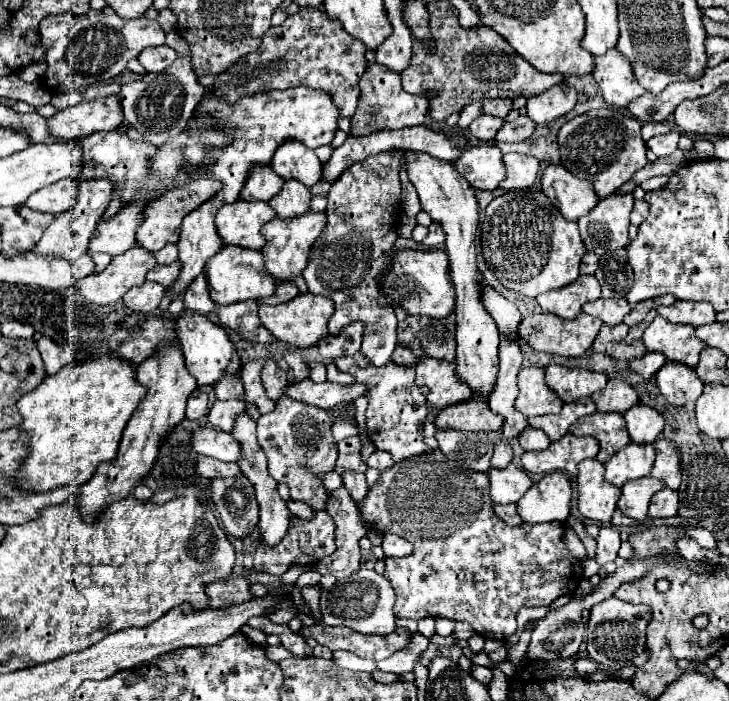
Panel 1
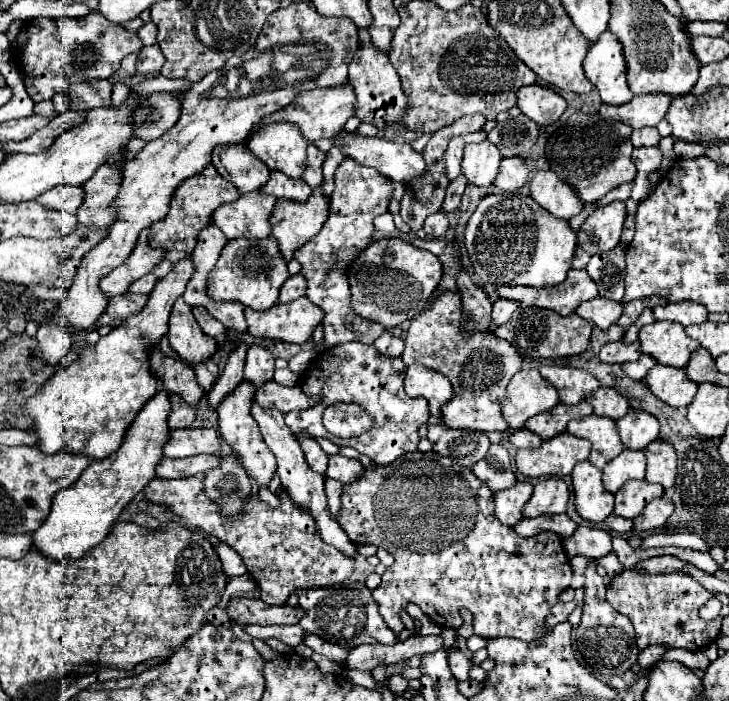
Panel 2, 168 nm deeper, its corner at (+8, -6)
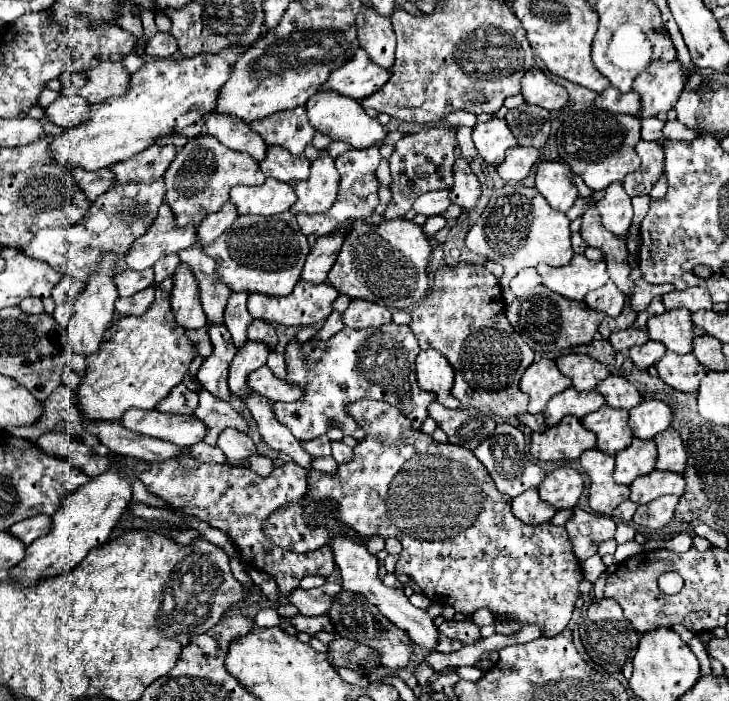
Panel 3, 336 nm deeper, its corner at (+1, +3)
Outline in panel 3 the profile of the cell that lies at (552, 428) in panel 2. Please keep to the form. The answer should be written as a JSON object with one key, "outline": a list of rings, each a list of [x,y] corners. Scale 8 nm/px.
{"outline":[[[570,387],[570,389],[554,395],[548,401],[548,405],[544,409],[546,425],[552,427],[566,415],[584,417],[584,415],[588,415],[592,411],[598,411],[604,403],[606,401],[598,391],[576,391],[574,387]]]}

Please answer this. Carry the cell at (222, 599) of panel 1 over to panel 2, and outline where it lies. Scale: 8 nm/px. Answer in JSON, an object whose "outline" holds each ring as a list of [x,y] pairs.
{"outline":[[[231,598],[227,604],[229,620],[241,626],[269,626],[269,624],[297,624],[303,618],[303,608],[269,606],[257,598]]]}

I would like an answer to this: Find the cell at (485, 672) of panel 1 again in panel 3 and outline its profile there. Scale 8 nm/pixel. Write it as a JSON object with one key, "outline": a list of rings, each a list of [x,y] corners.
{"outline":[[[438,635],[438,653],[450,653],[450,651],[458,651],[462,647],[460,641],[454,641],[454,639],[448,639],[448,637],[442,637]]]}

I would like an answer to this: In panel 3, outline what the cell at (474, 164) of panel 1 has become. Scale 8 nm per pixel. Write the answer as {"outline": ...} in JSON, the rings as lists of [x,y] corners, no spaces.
{"outline":[[[490,117],[486,121],[478,121],[474,125],[472,133],[474,145],[482,159],[492,165],[500,165],[504,159],[506,149],[516,145],[516,137],[512,135],[510,127],[506,125],[506,119],[500,117]]]}

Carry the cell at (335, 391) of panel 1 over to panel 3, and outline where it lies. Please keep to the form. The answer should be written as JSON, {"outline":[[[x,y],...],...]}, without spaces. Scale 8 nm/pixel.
{"outline":[[[268,367],[256,369],[254,373],[250,373],[250,379],[246,381],[250,389],[268,397],[270,401],[298,401],[304,395],[300,387],[276,379]]]}

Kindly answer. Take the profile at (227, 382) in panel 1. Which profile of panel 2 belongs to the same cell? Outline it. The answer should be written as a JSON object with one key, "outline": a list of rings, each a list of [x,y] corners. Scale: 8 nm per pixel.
{"outline":[[[207,360],[207,362],[203,362],[203,364],[193,366],[193,370],[195,370],[197,380],[199,380],[199,384],[203,386],[203,390],[209,392],[209,390],[213,388],[217,376],[219,376],[219,366],[217,366],[213,360]]]}

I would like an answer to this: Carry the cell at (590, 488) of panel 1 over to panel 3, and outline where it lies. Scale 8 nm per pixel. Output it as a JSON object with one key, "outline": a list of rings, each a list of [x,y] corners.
{"outline":[[[600,449],[584,451],[580,465],[590,477],[590,509],[598,515],[610,515],[622,501],[630,497],[630,487],[614,481],[614,457]]]}

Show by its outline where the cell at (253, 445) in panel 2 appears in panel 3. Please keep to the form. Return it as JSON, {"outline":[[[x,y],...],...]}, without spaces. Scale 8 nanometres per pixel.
{"outline":[[[248,341],[242,349],[238,349],[238,353],[234,355],[232,359],[232,365],[230,365],[230,377],[228,377],[228,385],[230,385],[230,391],[236,395],[236,397],[246,397],[248,393],[248,385],[246,385],[246,377],[266,365],[266,359],[270,355],[270,349],[264,341]]]}

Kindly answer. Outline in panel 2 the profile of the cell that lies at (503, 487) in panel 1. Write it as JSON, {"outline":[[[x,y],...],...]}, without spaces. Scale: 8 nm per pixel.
{"outline":[[[517,482],[515,488],[493,494],[495,516],[499,518],[499,522],[505,526],[513,526],[515,522],[519,522],[523,518],[521,508],[529,500],[531,492],[533,492],[533,486],[529,482]]]}

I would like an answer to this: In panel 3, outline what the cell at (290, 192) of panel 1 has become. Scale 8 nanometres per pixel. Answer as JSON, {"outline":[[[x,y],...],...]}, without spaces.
{"outline":[[[268,147],[260,169],[266,177],[274,177],[278,181],[304,181],[310,175],[310,161],[306,159],[306,155],[294,157],[292,153],[286,153],[286,149]]]}

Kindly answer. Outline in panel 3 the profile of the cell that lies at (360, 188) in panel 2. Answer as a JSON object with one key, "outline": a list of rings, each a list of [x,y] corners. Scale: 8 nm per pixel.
{"outline":[[[378,147],[354,149],[354,151],[348,151],[340,157],[336,157],[336,167],[340,171],[338,197],[326,213],[318,213],[314,217],[300,213],[296,219],[298,219],[298,225],[302,227],[302,233],[304,235],[314,233],[316,237],[322,237],[322,235],[338,231],[346,221],[364,221],[366,217],[370,217],[370,213],[378,205],[378,183],[376,183],[376,177],[374,177],[374,171],[376,171],[378,163],[380,163]]]}

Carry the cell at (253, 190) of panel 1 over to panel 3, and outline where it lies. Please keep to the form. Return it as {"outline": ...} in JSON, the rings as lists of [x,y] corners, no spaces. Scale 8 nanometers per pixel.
{"outline":[[[206,113],[204,117],[206,133],[218,137],[226,147],[252,155],[256,161],[262,161],[266,155],[266,143],[250,125],[242,125],[238,117],[226,117],[226,113]]]}

